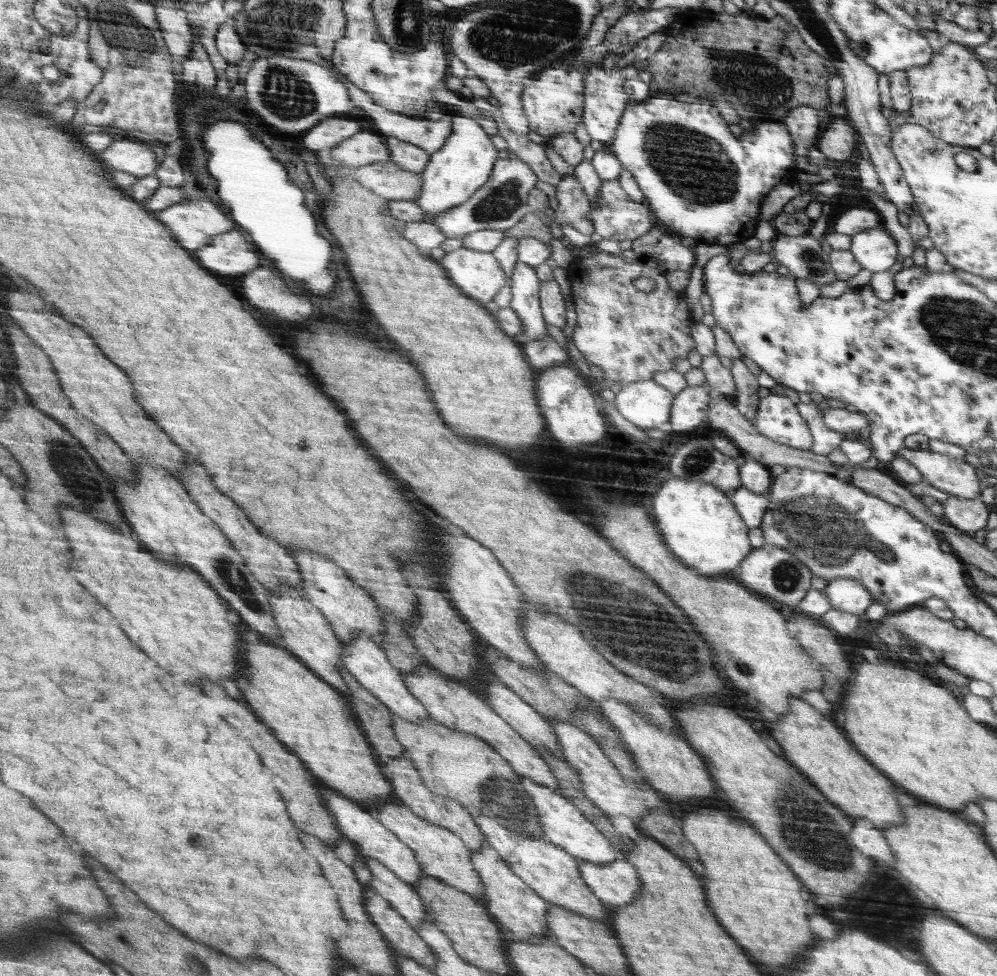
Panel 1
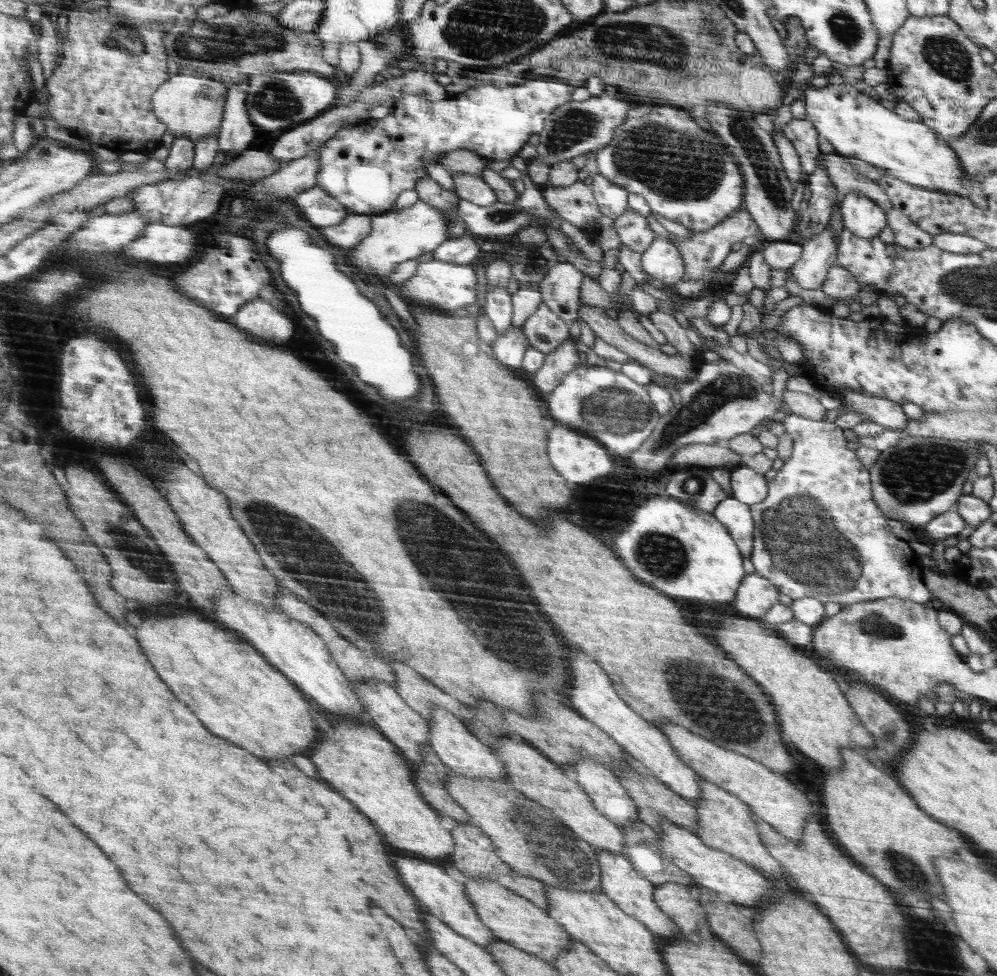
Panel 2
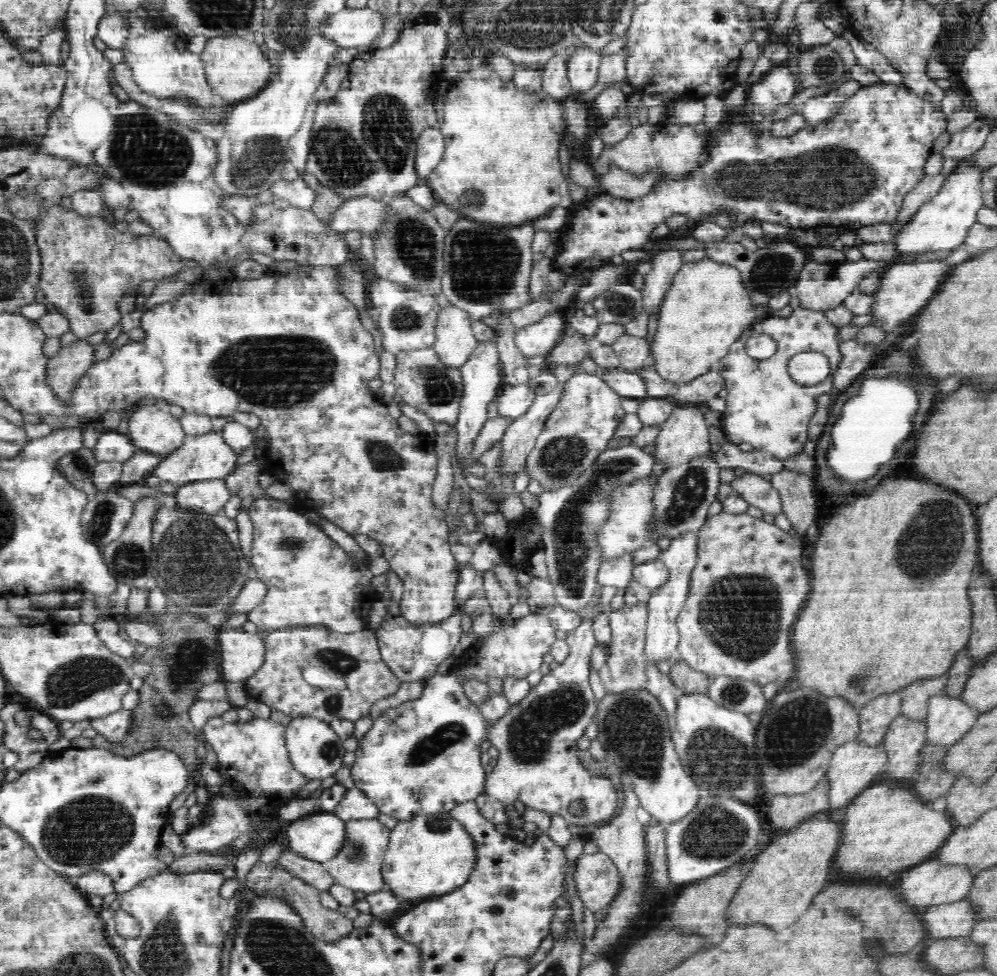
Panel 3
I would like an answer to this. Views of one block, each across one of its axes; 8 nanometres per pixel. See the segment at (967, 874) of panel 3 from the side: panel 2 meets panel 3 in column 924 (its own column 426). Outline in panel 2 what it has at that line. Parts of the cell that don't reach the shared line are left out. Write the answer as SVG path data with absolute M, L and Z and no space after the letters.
M396 856L393 859L393 866L397 870L399 878L406 884L407 890L412 890L412 894L417 898L424 911L427 911L445 922L449 927L453 927L458 934L464 935L471 942L477 943L478 946L488 948L494 942L500 942L498 936L490 930L481 921L477 911L473 907L473 903L465 894L465 885L461 882L456 874L447 871L444 865L435 864L424 859L408 856Z

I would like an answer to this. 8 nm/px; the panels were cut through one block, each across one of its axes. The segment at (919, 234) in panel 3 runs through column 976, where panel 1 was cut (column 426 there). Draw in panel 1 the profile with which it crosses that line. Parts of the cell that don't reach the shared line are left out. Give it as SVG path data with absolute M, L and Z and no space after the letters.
M453 116L454 126L446 142L430 155L427 167L421 172L422 190L416 200L418 206L425 212L423 222L433 223L440 213L446 213L458 205L464 204L489 180L493 166L502 158L502 150L494 146L494 138L490 130L478 122L478 118L468 116Z

